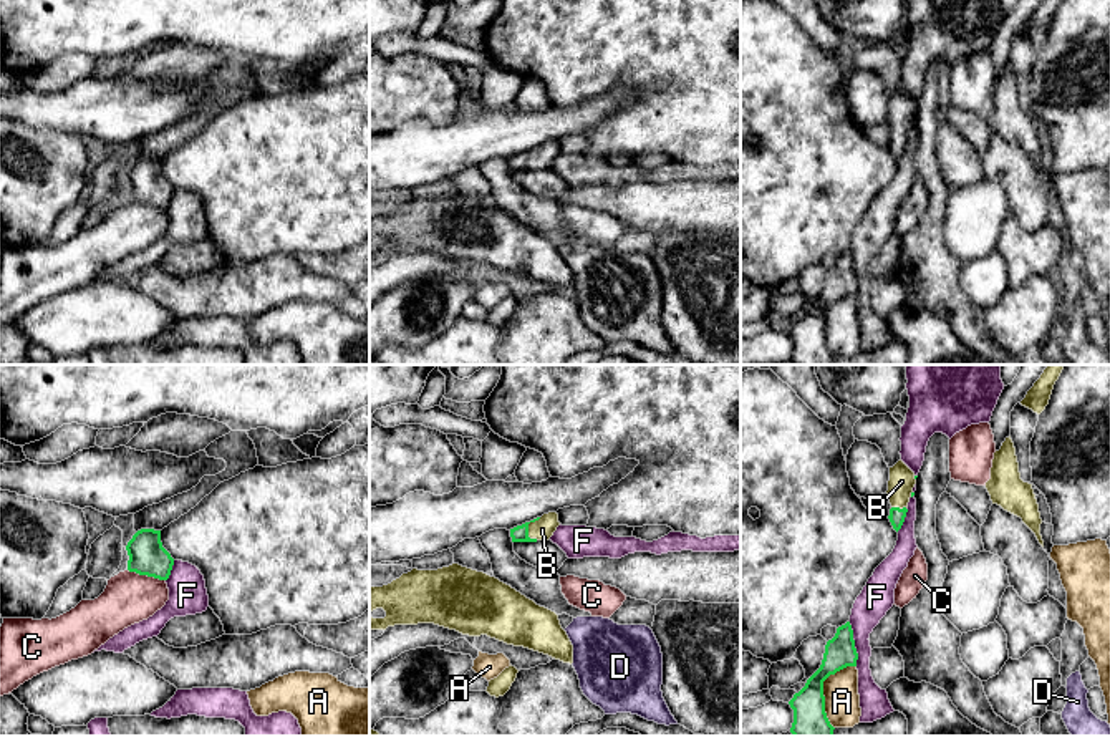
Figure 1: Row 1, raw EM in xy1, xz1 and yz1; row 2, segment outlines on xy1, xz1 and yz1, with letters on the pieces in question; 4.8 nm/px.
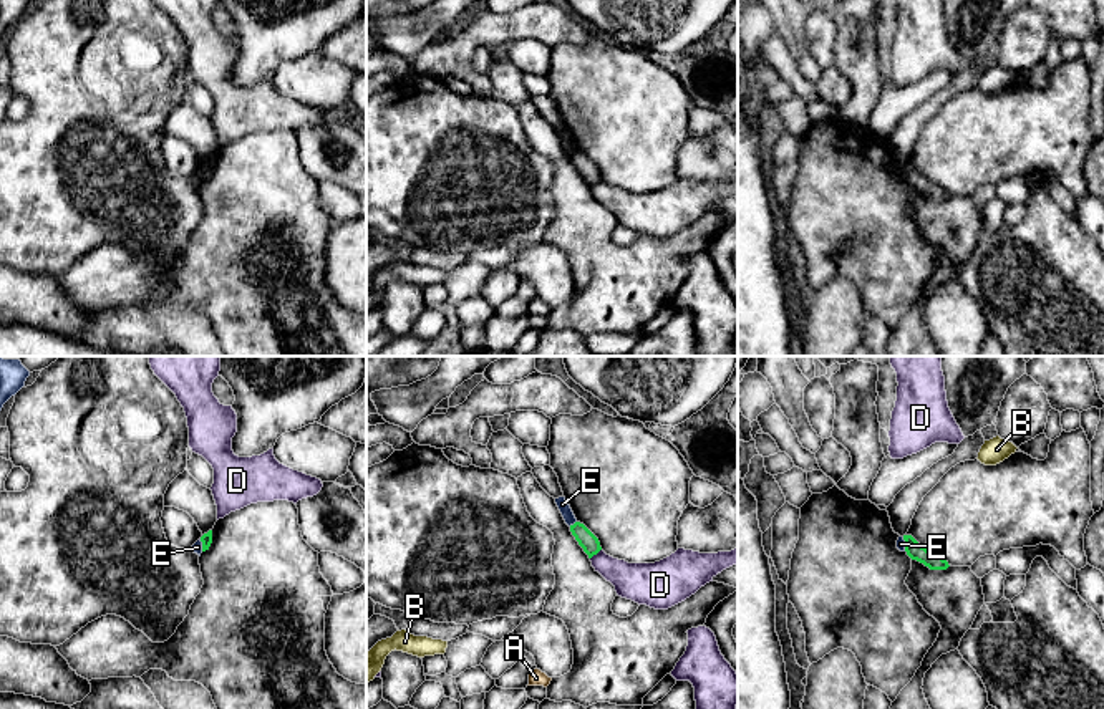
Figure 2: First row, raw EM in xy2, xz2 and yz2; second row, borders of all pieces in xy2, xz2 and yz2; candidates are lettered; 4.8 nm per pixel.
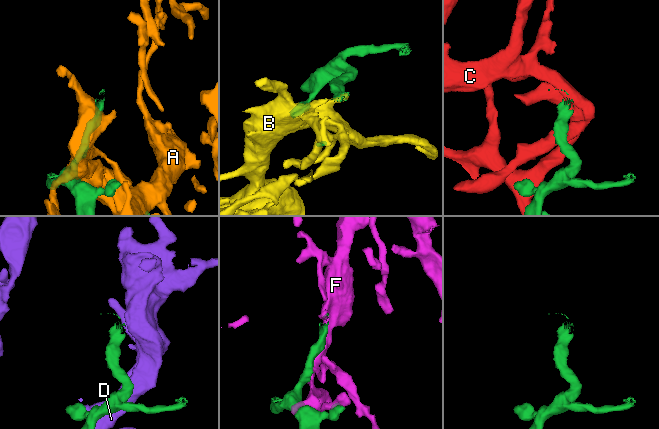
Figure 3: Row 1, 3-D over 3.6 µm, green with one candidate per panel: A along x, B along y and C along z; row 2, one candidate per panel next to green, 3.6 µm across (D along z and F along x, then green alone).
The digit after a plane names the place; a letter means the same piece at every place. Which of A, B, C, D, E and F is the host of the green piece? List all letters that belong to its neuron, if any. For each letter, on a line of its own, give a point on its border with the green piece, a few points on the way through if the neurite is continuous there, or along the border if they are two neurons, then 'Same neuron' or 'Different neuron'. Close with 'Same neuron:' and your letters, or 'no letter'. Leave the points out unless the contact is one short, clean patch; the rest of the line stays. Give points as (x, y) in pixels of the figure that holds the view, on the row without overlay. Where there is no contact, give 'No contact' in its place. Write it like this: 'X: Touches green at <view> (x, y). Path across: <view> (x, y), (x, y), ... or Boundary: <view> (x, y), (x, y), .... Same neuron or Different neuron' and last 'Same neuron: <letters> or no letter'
A: Touches green at yz1 (822, 319). Different neuron
B: Touches green at xz1 (527, 154). Same neuron
C: Touches green at xy1 (146, 203). Boundary: xy1 (128, 198), (164, 209). Different neuron
D: Touches green at xz2 (595, 183). Different neuron
E: Touches green at xz2 (574, 153). Boundary: xz2 (576, 149), (569, 154). Different neuron
F: Touches green at yz1 (854, 272). Different neuron
Same neuron: B

